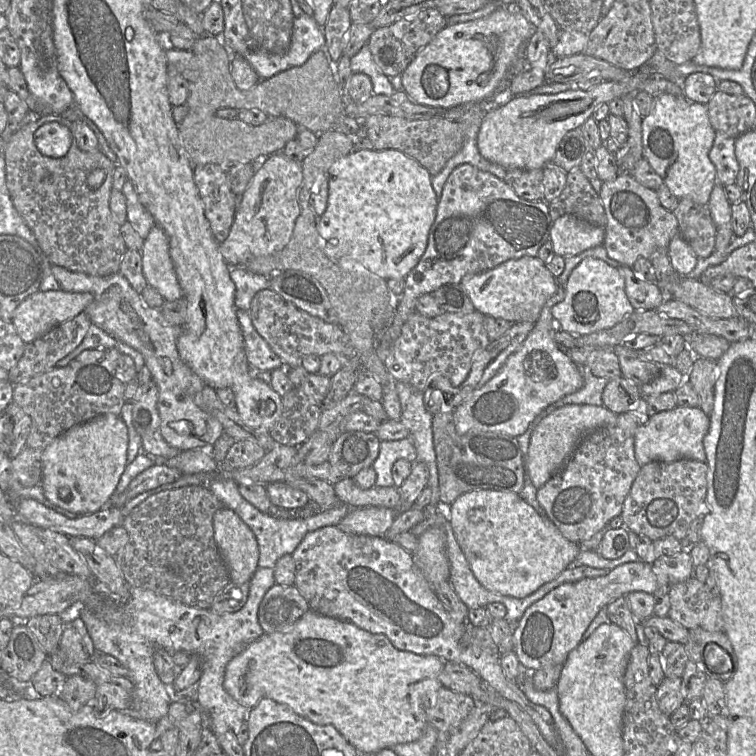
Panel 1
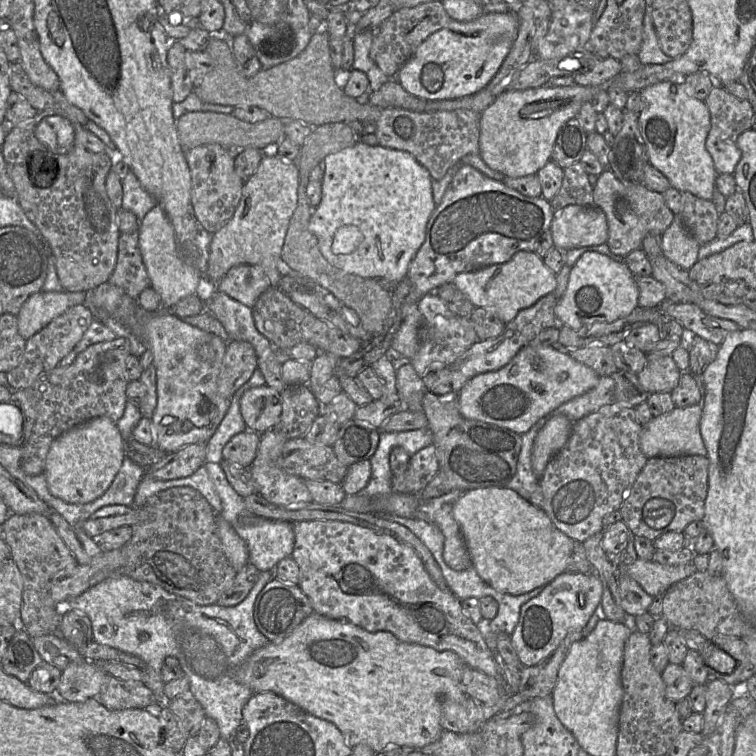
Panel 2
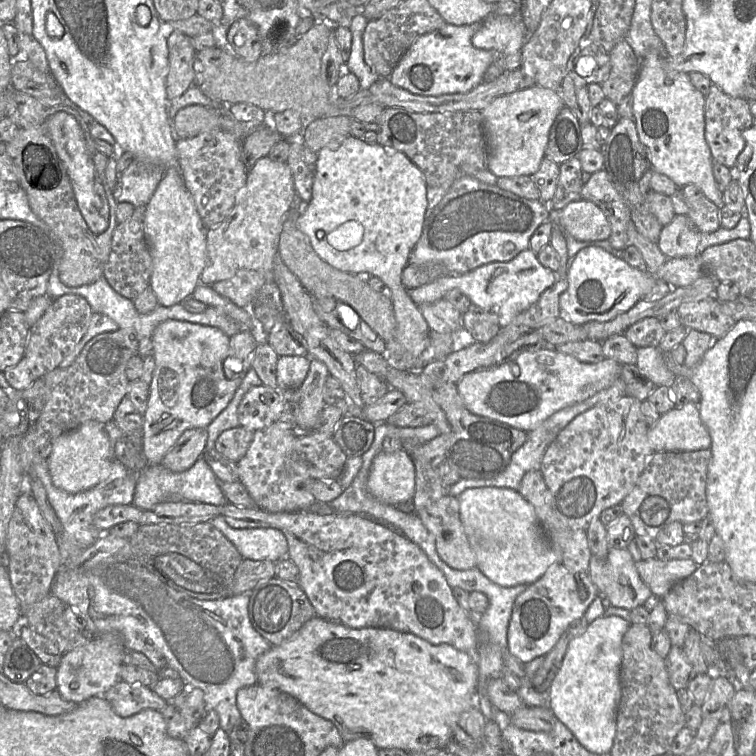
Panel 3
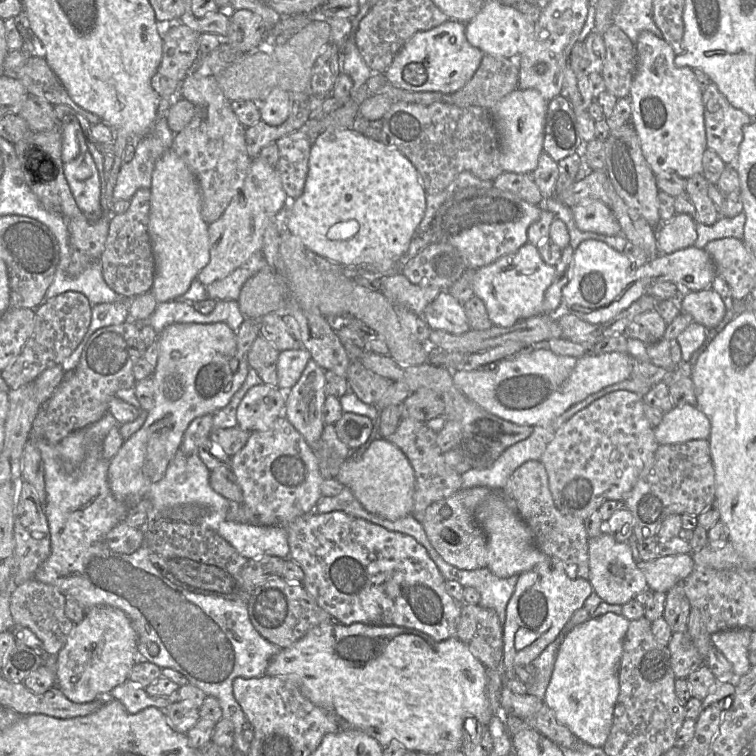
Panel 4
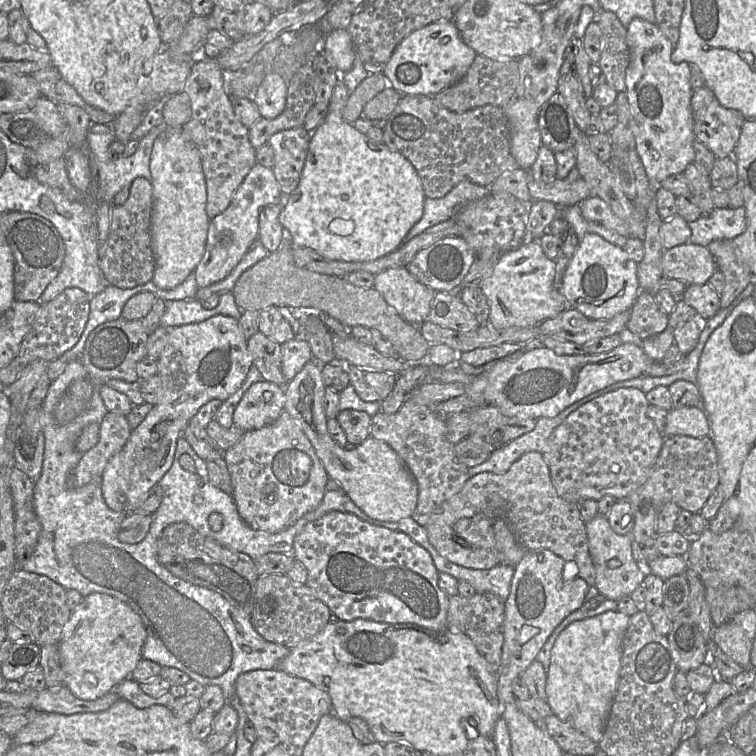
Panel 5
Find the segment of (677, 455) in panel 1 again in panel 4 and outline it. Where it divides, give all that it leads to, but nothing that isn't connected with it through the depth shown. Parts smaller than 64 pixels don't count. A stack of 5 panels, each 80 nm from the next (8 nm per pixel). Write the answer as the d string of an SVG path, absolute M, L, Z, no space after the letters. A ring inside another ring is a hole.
M678 405L664 413L659 425L654 427L654 436L659 445L708 440L710 422L696 406Z

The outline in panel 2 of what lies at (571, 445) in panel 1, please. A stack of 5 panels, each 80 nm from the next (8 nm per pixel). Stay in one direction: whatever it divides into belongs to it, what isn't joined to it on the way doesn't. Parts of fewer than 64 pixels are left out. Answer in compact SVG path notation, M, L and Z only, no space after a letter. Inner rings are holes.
M559 414L550 418L537 433L532 449L531 464L537 478L541 478L549 461L565 446L573 422Z

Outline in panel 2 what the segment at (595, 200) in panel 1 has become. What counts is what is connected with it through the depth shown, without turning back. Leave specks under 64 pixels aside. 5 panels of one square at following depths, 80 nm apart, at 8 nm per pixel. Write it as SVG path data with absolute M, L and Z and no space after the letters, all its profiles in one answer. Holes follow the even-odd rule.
M575 162L563 169L562 185L557 194L549 201L554 213L568 205L594 205L593 187L588 181L588 173L581 162Z

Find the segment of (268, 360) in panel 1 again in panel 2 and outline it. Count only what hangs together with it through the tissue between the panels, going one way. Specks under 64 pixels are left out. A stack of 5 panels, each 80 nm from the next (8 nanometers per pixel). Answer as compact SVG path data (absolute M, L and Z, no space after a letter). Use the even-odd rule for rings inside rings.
M219 291L203 302L204 310L211 312L221 322L230 340L249 342L254 347L257 358L267 359L271 354L277 353L270 341L257 330L252 309Z

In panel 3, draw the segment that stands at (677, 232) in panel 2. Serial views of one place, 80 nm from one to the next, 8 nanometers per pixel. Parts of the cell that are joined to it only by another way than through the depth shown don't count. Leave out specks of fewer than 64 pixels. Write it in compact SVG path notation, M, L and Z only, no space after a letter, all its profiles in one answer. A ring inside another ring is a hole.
M676 215L673 220L662 227L658 247L667 258L692 257L698 255L697 247L700 241L700 231L687 215Z

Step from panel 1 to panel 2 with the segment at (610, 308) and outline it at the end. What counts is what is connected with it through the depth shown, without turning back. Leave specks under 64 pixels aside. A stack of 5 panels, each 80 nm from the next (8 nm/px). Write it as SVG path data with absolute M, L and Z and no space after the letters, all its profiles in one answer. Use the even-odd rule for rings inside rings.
M587 251L571 267L566 291L554 311L562 325L579 329L594 323L611 323L629 315L638 306L638 297L635 276L624 262L616 262L596 251Z

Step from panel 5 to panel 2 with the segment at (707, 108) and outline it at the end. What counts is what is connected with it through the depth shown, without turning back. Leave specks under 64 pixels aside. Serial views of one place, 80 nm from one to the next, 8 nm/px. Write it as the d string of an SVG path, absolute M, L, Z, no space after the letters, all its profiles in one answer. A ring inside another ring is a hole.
M715 85L705 100L709 109L711 127L706 139L706 149L711 155L718 174L734 174L741 158L737 140L741 133L753 126L754 106L749 100L741 100L728 92L724 86Z

